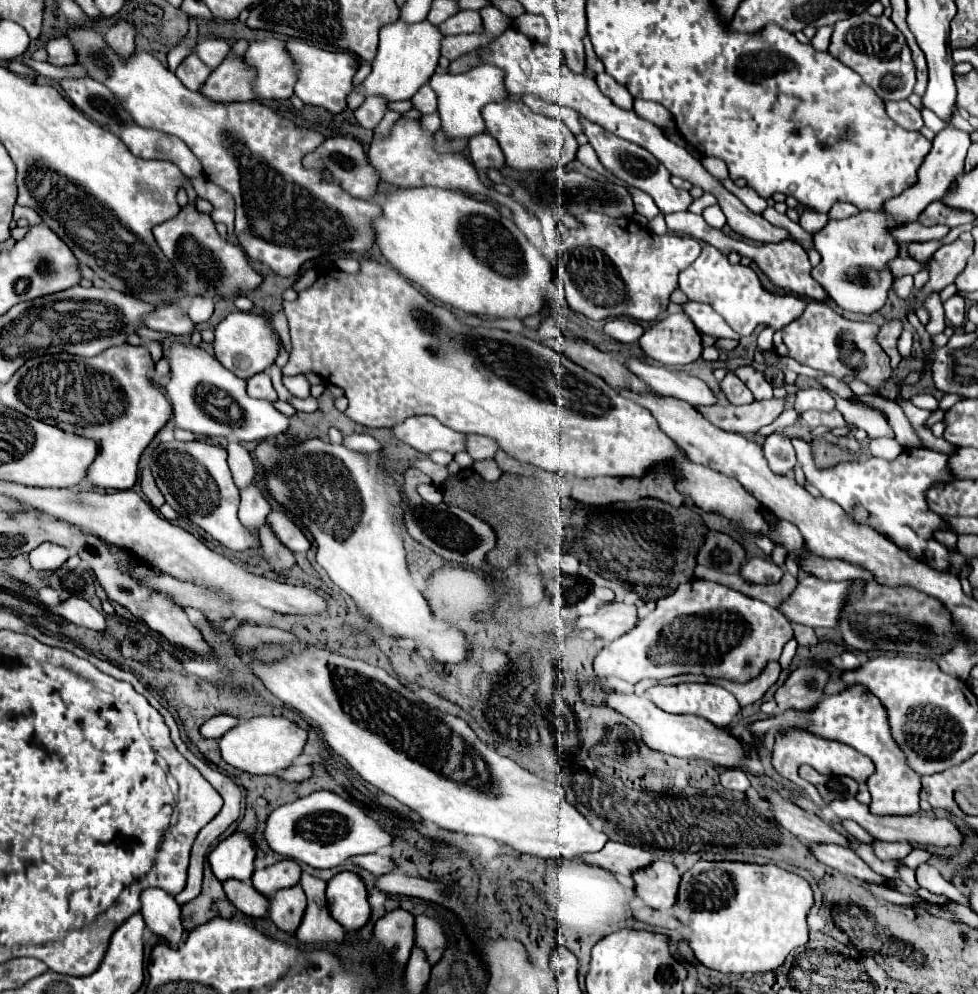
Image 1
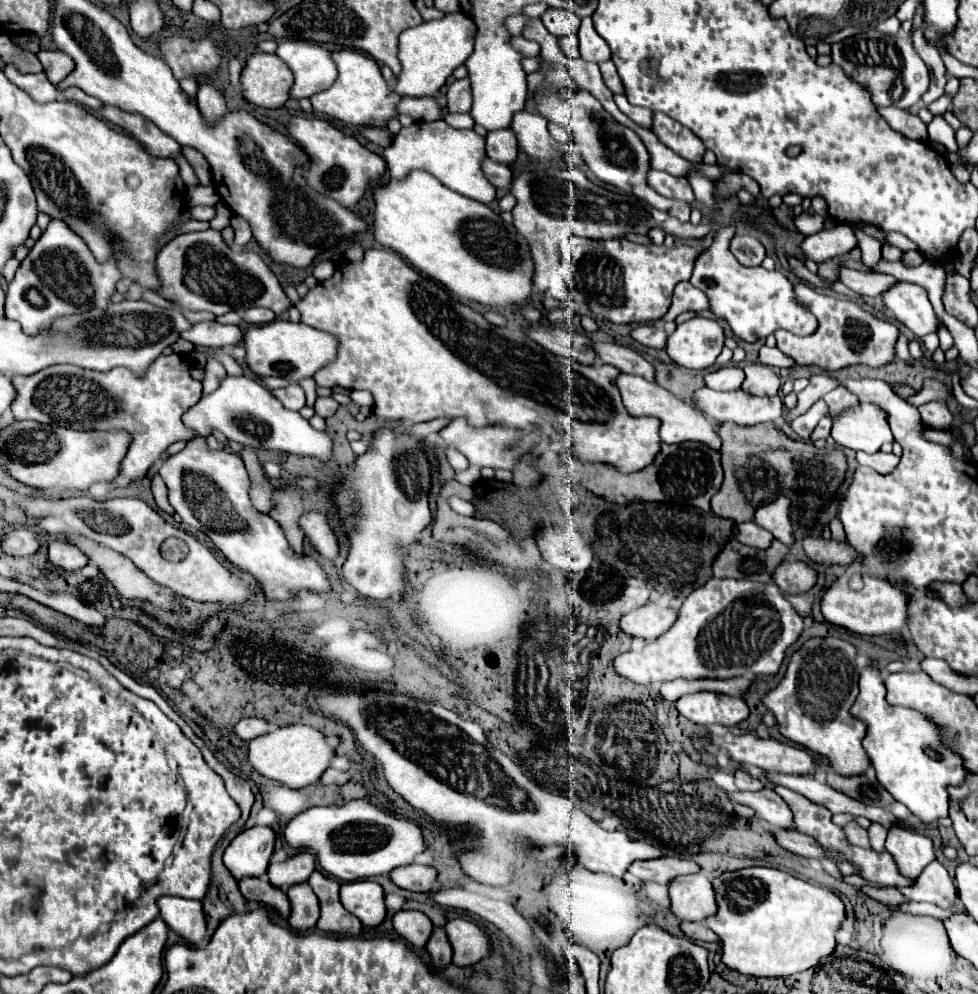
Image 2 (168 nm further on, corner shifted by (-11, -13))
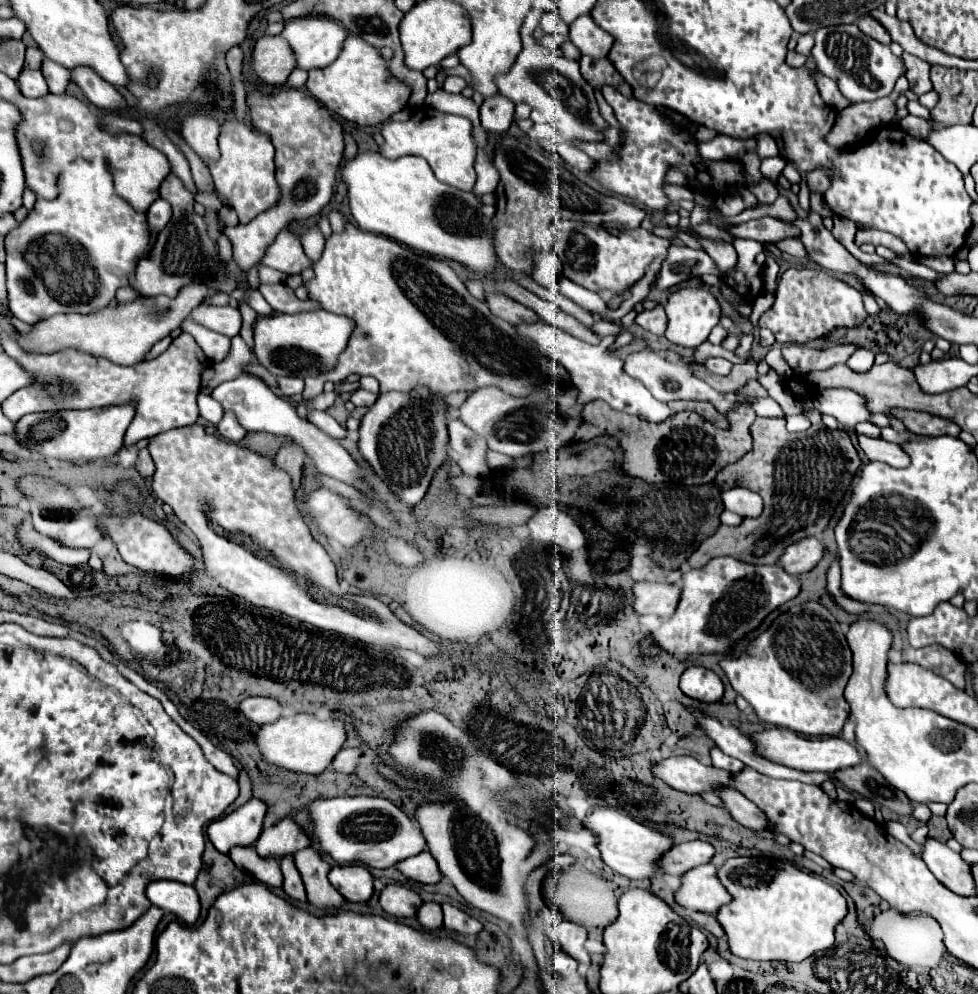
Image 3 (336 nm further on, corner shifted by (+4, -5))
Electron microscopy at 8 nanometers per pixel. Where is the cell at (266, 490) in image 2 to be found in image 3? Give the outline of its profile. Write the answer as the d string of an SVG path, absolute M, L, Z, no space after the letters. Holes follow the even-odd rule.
M229 410L223 414L221 422L217 424L217 430L219 430L219 434L221 434L223 438L227 438L227 440L231 440L231 442L239 442L239 440L247 434L247 430L239 424L237 416L235 416L233 412L229 412Z

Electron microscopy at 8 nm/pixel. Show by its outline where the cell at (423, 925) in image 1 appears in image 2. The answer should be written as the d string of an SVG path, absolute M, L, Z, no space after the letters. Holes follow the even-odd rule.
M456 918L444 926L448 942L452 946L452 964L456 966L472 966L478 960L488 956L488 938L484 932L468 920Z

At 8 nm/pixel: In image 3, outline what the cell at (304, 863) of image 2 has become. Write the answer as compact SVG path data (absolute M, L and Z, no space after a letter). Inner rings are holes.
M283 818L277 824L265 828L255 842L255 848L259 856L285 856L295 854L301 848L307 848L311 844L305 830L291 818Z

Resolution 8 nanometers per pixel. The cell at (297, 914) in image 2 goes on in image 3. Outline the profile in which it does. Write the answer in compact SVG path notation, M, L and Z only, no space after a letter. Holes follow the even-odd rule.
M285 856L283 860L279 860L281 864L281 872L283 872L283 890L287 896L291 896L297 902L305 902L305 886L301 880L301 874L297 872L297 866L293 862L293 856Z

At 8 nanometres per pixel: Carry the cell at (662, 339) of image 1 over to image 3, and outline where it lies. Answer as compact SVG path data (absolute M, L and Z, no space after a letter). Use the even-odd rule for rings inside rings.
M705 284L681 286L677 292L673 292L669 296L669 302L665 304L665 310L667 310L667 316L669 316L669 324L667 324L665 336L671 342L681 344L685 348L695 348L701 342L705 342L707 336L711 334L713 326L717 326L719 318L721 318L721 304L715 298L715 294L711 292L711 288L705 286Z

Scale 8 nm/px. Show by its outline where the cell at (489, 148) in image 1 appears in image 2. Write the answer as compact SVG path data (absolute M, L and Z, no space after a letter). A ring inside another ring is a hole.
M504 128L500 132L488 132L486 136L486 156L494 162L510 166L516 160L518 148L516 148L516 136L512 136L510 128Z

